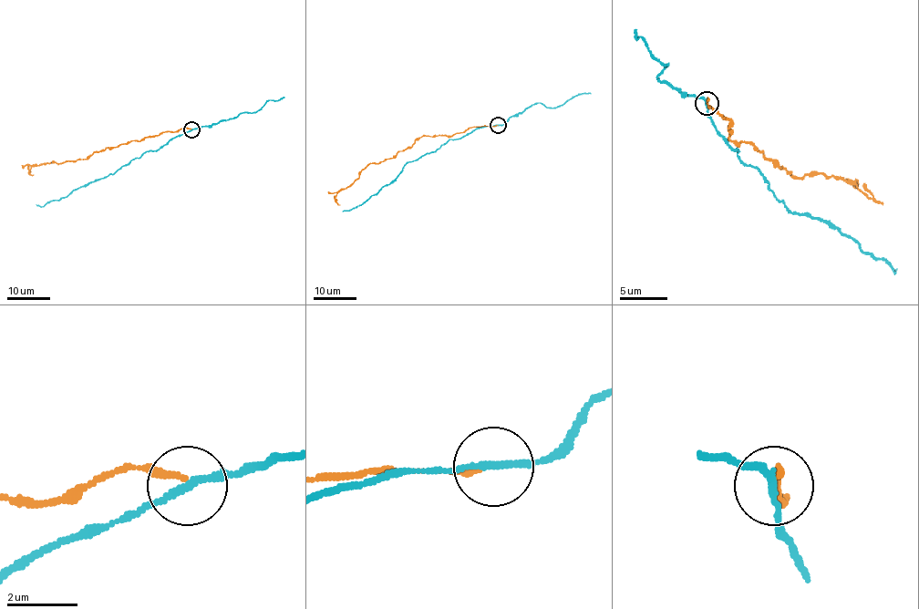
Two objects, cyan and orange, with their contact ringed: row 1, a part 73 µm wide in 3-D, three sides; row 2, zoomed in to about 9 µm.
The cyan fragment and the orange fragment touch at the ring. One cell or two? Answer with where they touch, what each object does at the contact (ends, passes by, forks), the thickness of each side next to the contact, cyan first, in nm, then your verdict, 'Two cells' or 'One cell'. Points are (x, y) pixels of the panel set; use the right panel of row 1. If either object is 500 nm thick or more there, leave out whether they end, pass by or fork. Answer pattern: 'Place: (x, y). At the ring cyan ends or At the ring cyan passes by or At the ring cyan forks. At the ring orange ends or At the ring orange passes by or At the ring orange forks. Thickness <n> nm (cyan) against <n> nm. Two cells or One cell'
Place: (707, 103). At the ring cyan passes by. At the ring orange ends. Thickness 190 nm (cyan) against 170 nm. Two cells

